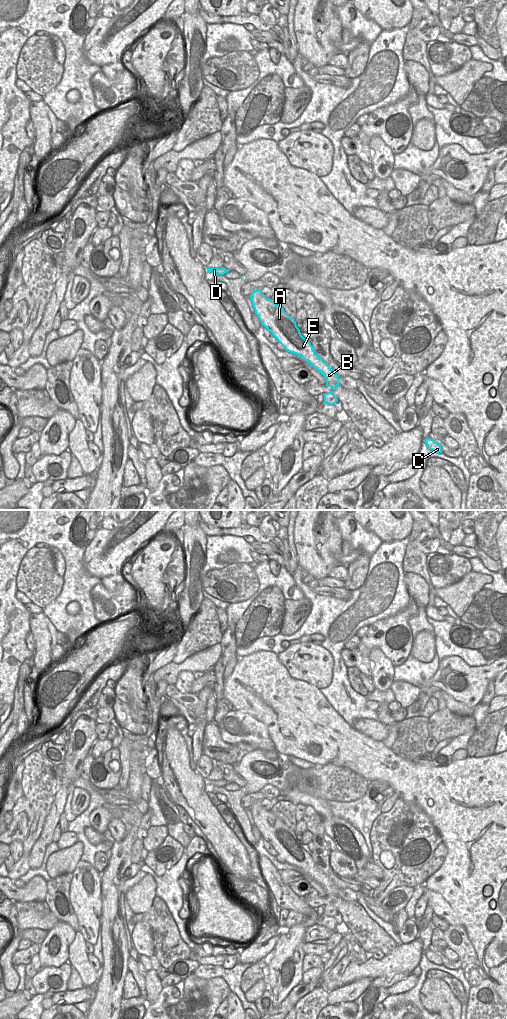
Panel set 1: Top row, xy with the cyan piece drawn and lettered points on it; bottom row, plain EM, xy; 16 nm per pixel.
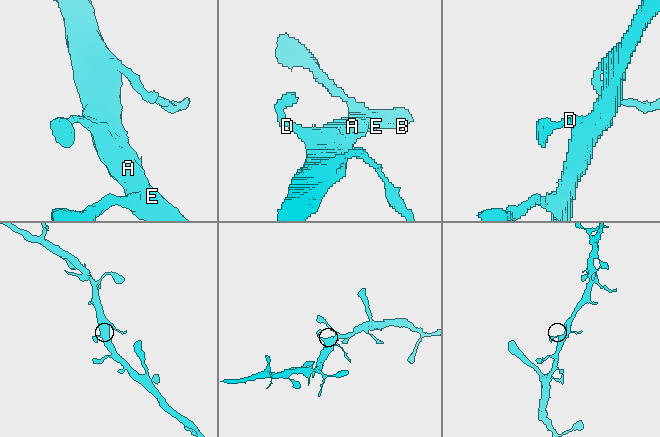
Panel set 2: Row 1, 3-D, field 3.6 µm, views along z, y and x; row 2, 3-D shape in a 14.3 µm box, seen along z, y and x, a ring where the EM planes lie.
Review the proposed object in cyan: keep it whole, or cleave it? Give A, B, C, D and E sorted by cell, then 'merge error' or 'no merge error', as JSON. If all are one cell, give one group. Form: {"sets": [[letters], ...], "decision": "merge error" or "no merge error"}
{"sets": [["A", "B", "C", "D", "E"]], "decision": "no merge error"}

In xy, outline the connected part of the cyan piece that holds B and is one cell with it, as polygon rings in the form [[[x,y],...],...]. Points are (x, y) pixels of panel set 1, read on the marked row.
[[[261,289],[254,290],[250,299],[263,325],[286,351],[296,354],[318,370],[326,379],[326,386],[335,390],[339,386],[339,376],[314,351],[311,343],[300,333],[294,318],[270,298],[267,298]]]

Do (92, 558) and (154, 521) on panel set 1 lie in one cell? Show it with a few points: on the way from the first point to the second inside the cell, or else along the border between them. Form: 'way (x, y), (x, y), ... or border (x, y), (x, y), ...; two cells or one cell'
way (107, 556), (139, 529); one cell

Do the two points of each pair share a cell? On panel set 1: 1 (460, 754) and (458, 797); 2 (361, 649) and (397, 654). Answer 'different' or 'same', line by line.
1: different
2: same

